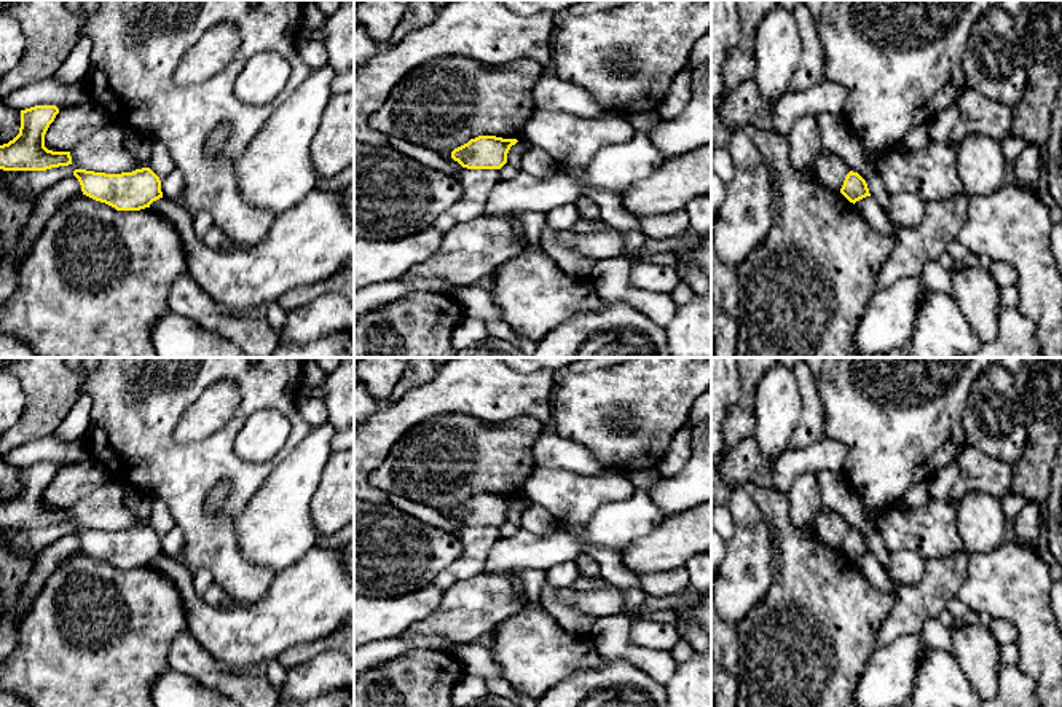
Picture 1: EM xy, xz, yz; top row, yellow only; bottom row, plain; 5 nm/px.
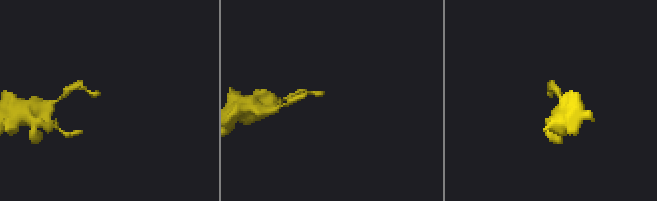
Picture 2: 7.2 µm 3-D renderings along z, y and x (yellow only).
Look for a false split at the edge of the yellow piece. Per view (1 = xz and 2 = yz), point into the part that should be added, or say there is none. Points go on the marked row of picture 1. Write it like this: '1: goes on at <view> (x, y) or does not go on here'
1: does not go on here
2: does not go on here

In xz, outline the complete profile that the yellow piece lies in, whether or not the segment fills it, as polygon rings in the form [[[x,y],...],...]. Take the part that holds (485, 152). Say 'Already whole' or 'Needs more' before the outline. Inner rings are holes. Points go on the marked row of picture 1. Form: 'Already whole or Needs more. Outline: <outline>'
Already whole. Outline: [[[478,136],[454,148],[451,158],[467,169],[501,169],[507,163],[507,153],[517,139]]]

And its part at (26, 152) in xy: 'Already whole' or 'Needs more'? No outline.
Already whole

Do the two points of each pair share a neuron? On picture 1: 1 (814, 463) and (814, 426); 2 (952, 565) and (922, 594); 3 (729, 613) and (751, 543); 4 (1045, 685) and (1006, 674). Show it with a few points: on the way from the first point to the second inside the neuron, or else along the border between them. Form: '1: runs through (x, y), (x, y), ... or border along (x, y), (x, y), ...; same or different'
1: border along (825, 434), (806, 446), (786, 450); different
2: runs through (944, 573), (930, 588); same
3: runs through (732, 596), (745, 576), (748, 560); same
4: border along (1016, 666), (1034, 682), (1035, 690); different

